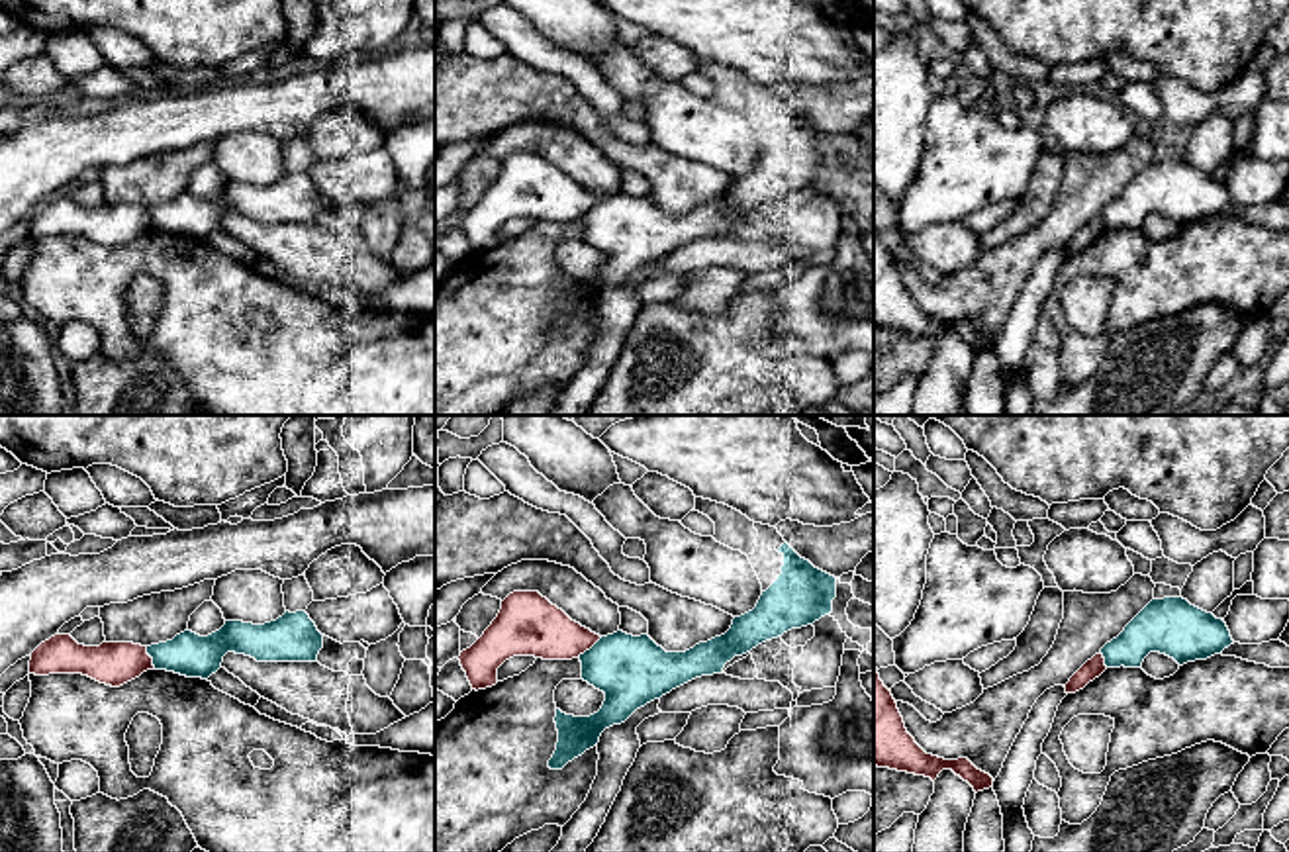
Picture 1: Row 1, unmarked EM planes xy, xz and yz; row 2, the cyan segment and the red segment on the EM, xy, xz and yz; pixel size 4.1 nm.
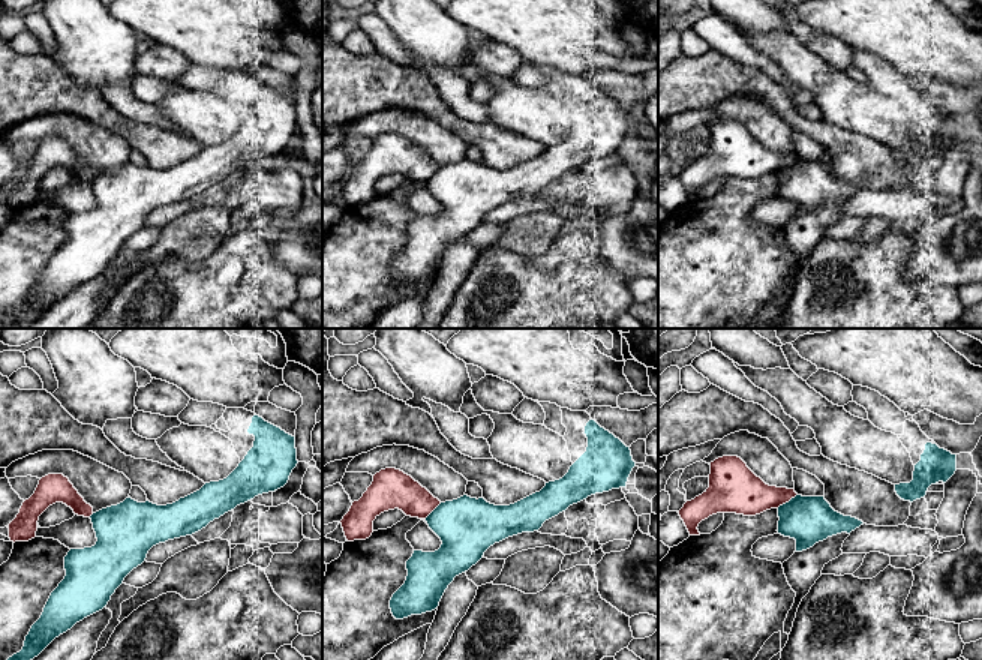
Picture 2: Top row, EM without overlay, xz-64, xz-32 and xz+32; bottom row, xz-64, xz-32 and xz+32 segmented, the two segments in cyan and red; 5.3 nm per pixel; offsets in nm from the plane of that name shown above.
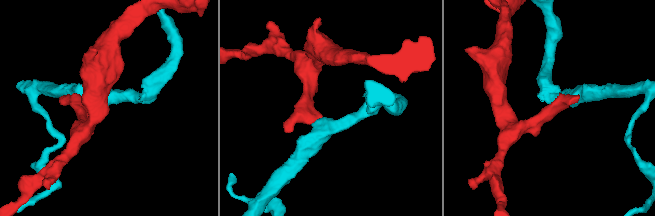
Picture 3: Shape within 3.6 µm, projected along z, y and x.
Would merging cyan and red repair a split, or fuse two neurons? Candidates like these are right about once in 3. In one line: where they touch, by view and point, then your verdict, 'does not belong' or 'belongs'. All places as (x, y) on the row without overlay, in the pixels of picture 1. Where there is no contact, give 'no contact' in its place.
contact xy (151, 218); does not belong

